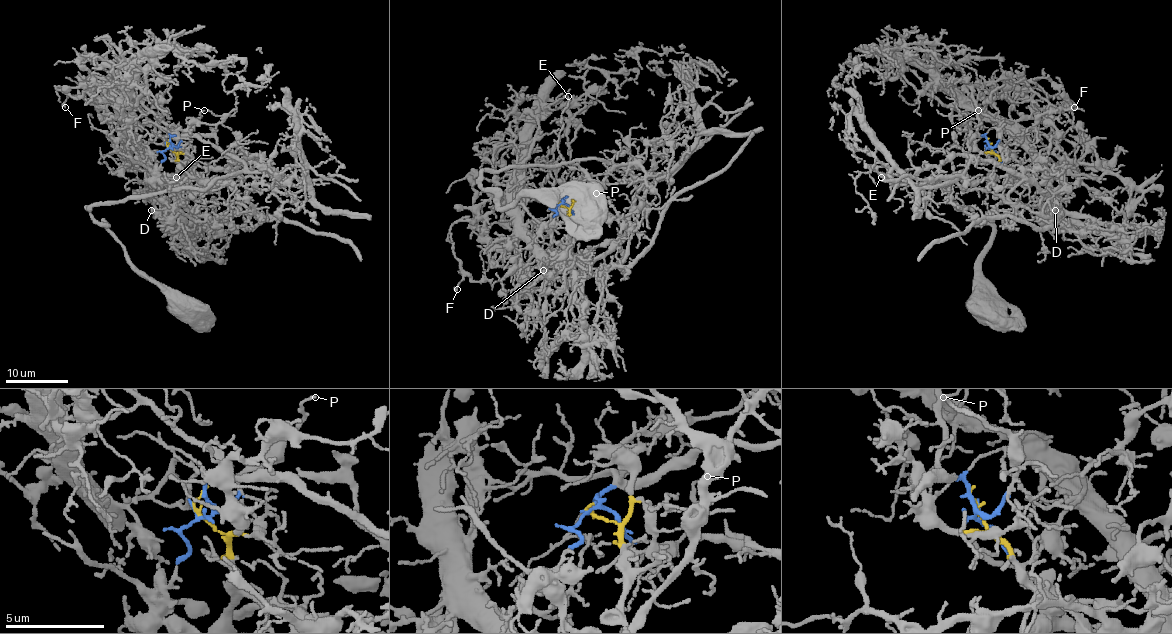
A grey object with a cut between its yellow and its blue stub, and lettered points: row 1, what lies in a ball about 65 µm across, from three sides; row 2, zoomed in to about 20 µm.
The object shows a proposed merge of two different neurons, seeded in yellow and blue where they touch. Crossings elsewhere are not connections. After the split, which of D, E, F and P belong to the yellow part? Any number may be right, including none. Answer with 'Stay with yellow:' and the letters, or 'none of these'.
Stay with yellow: D, E

